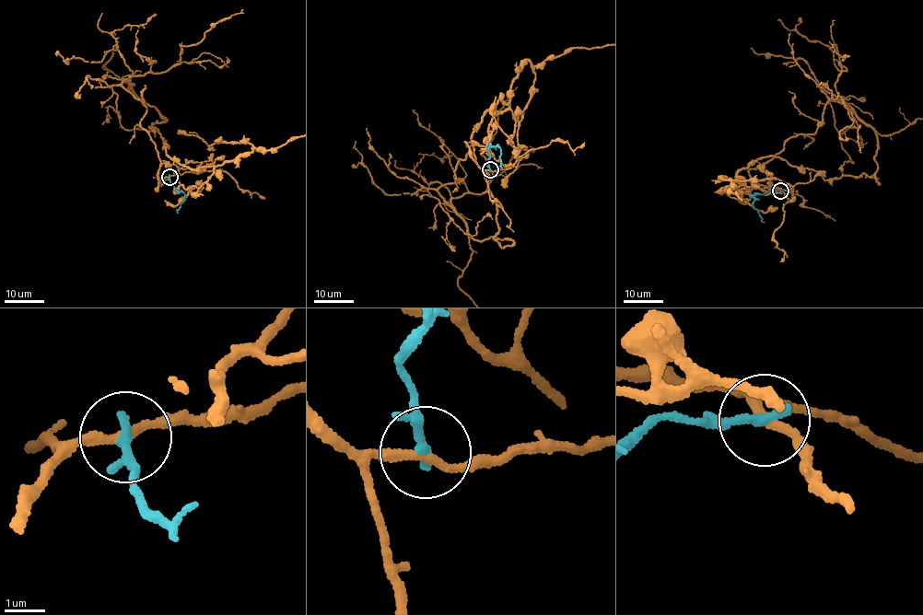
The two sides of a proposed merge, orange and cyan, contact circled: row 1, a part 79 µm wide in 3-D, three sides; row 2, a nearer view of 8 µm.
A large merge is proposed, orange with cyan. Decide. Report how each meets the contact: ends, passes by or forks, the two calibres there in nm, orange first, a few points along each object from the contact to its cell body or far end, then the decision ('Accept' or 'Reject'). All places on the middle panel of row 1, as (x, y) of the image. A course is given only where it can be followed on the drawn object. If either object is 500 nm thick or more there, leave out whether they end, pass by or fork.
At the ring orange passes by. At the ring cyan ends. Thickness 200 nm (orange) against 280 nm. Course of orange: (490, 169), (466, 142), (462, 179), (438, 190), (464, 222), (458, 284). Course of cyan: (490, 169), (488, 149), (497, 145), (503, 169). Reject

